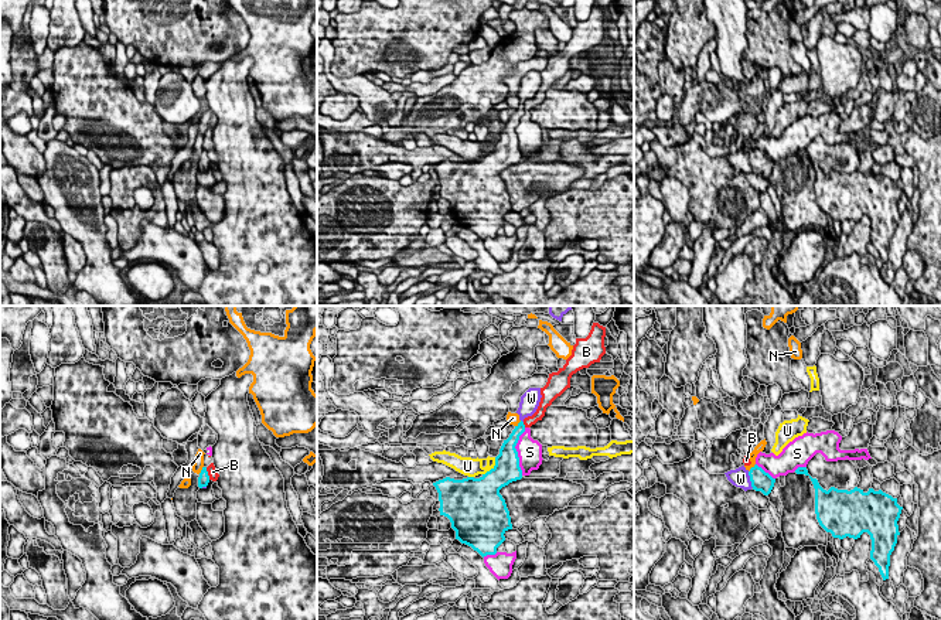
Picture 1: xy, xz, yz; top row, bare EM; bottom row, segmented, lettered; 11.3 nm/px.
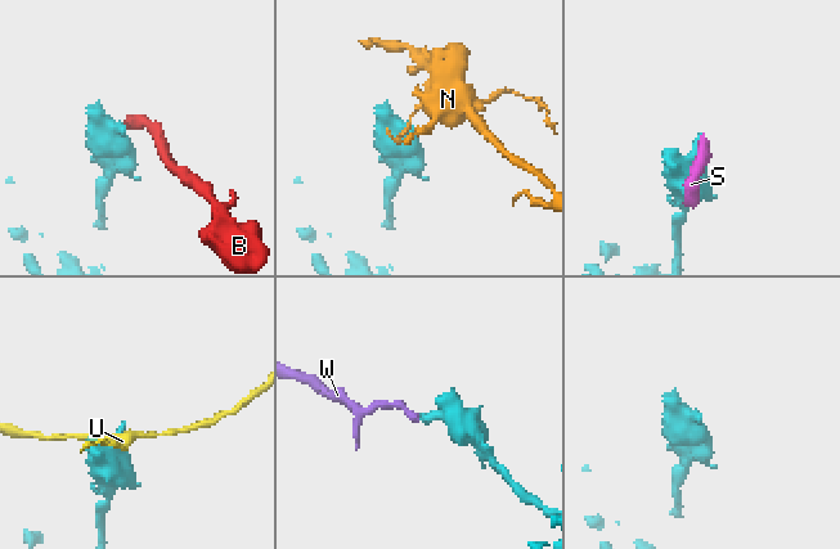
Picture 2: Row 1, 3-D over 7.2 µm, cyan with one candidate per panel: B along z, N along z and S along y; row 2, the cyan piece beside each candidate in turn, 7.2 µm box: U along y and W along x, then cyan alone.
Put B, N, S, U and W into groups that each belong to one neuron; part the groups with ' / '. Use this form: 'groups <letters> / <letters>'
groups B S / N / U / W

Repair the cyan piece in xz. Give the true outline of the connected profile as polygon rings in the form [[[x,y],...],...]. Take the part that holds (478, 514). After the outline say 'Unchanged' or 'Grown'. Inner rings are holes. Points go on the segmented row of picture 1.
[[[521,420],[504,440],[495,466],[480,478],[446,477],[433,483],[439,493],[440,515],[450,519],[456,539],[471,546],[483,558],[495,555],[505,541],[504,534],[512,529],[509,511],[500,490],[522,478],[515,446],[524,432],[525,425]]]. Unchanged

